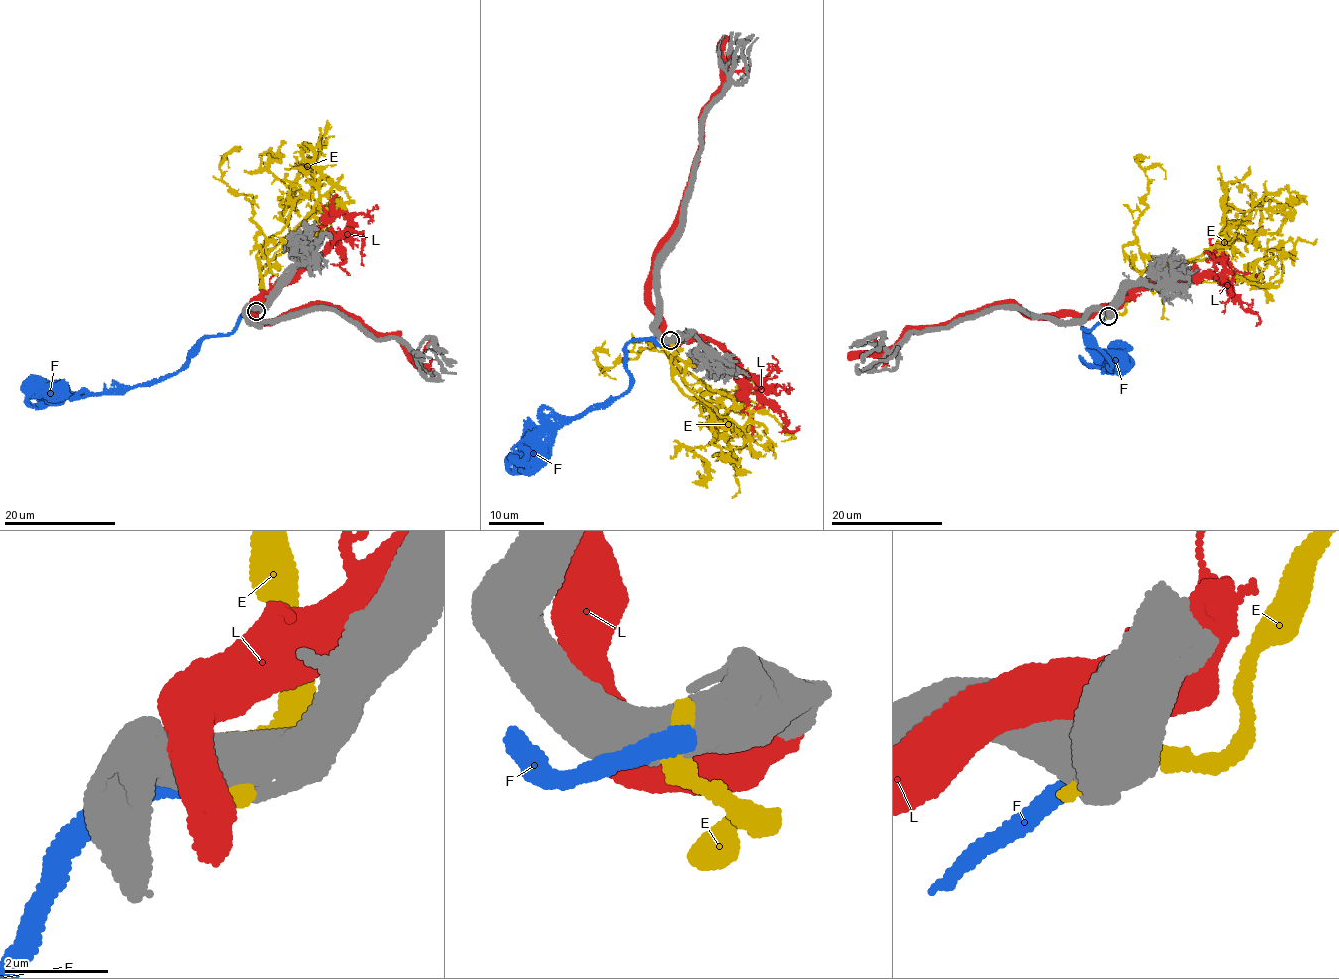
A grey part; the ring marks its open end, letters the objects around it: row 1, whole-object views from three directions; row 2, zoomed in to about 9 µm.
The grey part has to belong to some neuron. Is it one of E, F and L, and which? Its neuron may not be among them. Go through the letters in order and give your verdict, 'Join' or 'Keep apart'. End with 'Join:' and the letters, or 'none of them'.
E: Keep apart
F: Join
L: Keep apart
Join: F

